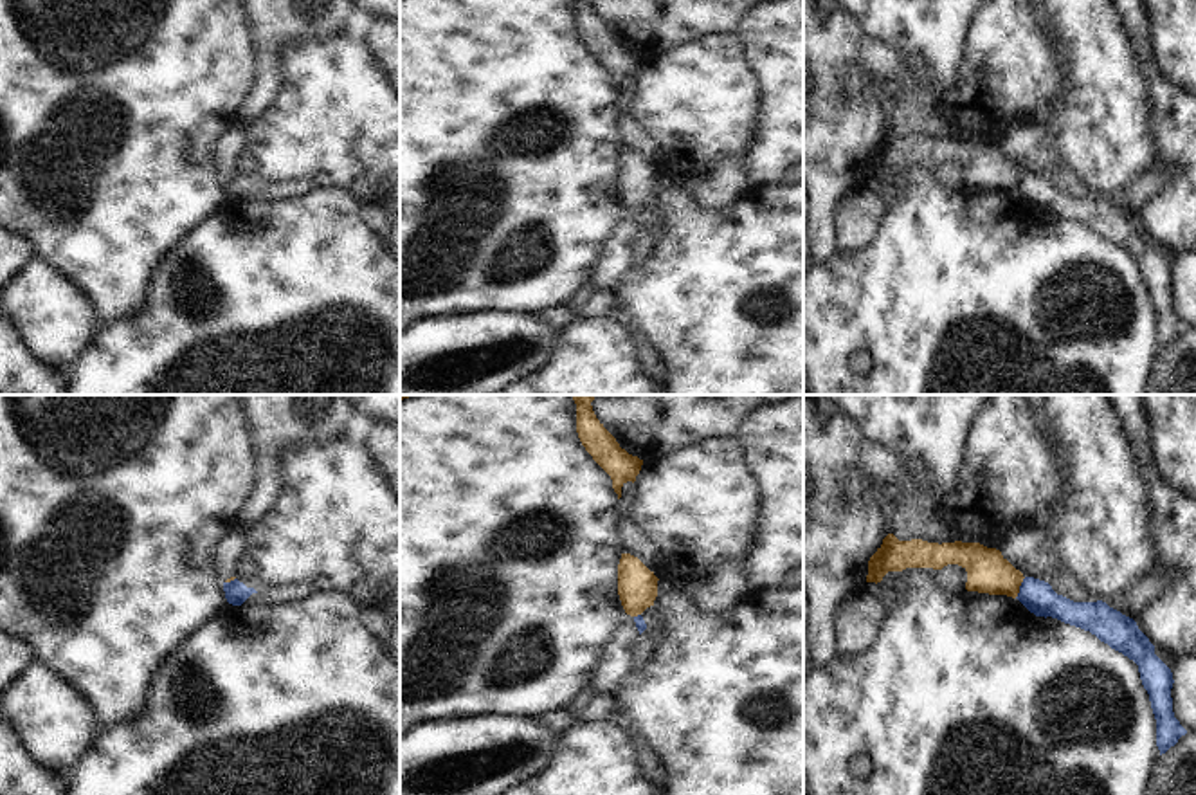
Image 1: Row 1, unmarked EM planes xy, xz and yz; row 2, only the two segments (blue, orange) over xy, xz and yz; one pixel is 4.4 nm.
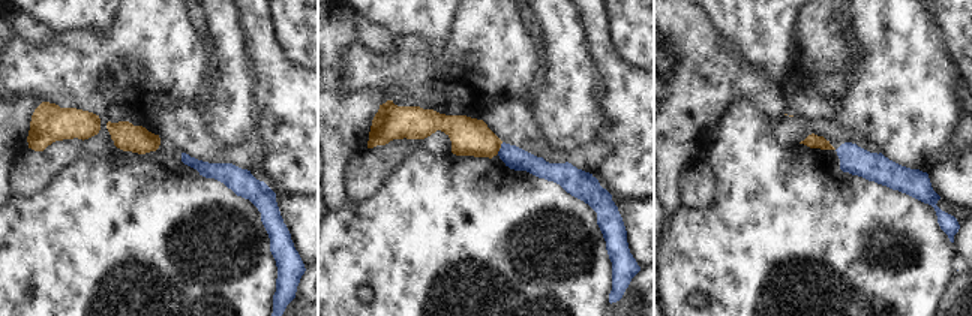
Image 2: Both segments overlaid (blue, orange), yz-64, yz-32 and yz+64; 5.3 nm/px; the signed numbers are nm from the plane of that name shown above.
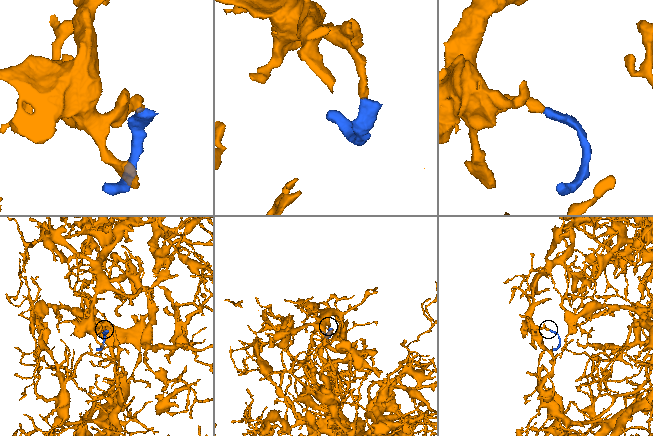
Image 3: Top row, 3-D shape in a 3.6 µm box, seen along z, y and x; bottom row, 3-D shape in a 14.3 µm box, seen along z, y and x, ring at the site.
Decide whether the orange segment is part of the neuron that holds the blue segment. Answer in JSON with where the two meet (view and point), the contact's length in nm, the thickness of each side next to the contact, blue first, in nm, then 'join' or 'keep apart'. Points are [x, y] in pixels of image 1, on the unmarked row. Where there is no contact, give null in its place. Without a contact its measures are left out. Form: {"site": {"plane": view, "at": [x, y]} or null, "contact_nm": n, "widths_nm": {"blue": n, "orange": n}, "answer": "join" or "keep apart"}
{"site": {"plane": "yz", "at": [1020, 184]}, "contact_nm": 110, "widths_nm": {"blue": 150, "orange": 190}, "answer": "keep apart"}

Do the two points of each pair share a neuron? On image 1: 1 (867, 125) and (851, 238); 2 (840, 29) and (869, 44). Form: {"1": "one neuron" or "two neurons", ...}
{"1": "two neurons", "2": "two neurons"}

